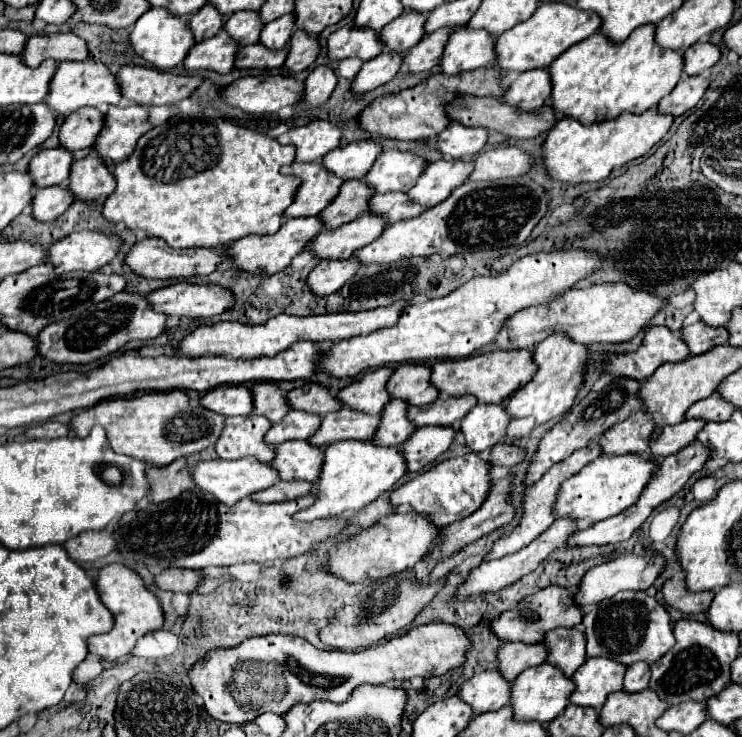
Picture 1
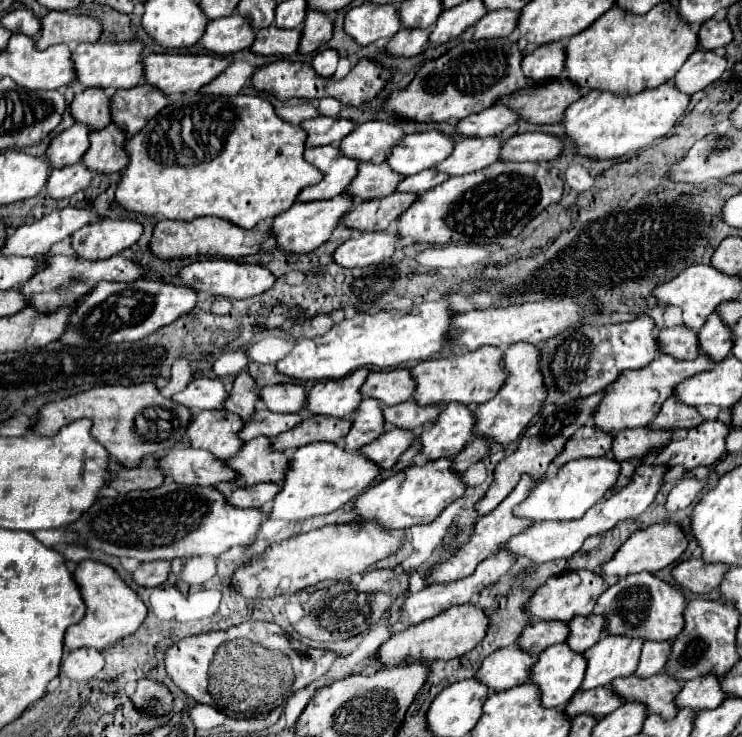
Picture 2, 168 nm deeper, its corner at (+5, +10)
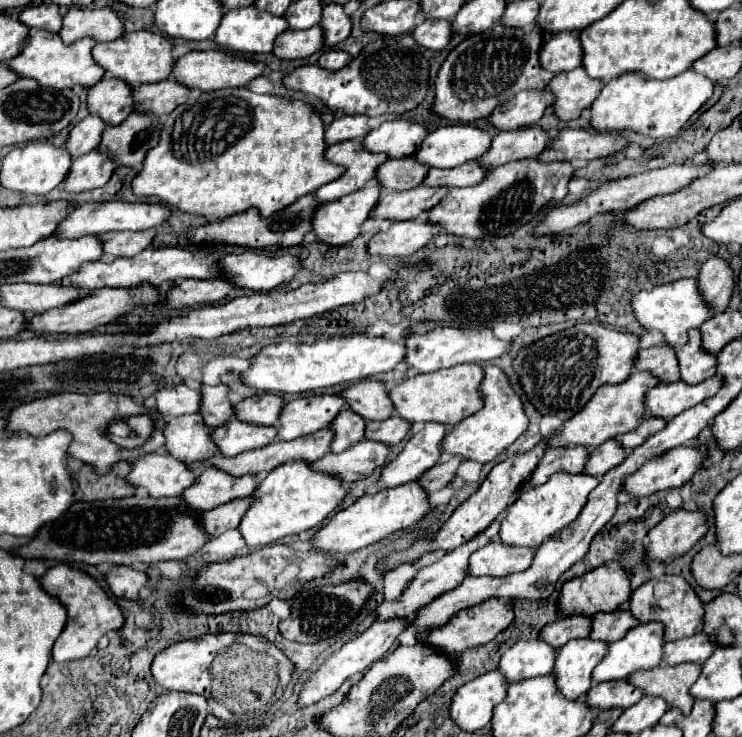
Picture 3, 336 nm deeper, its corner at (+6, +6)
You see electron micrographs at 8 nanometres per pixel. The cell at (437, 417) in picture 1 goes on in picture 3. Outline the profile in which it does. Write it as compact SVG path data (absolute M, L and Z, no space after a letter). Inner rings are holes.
M391 416L387 420L377 420L377 422L367 422L367 438L375 442L383 442L389 446L399 444L411 430L411 422Z

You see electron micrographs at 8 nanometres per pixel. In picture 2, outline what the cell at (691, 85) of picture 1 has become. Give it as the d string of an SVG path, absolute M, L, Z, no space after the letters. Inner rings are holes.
M696 50L674 76L674 84L686 94L694 94L706 88L708 84L720 80L724 70L726 70L724 54L712 50Z

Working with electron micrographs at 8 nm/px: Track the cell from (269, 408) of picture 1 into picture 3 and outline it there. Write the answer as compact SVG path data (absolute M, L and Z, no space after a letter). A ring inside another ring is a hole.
M227 384L201 386L201 390L203 390L201 416L205 418L207 426L217 428L235 418L233 404L229 402L229 386Z

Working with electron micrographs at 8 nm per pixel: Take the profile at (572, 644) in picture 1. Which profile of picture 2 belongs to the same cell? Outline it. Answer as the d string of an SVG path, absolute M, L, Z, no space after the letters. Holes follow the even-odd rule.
M592 614L592 616L576 616L570 622L570 636L568 646L576 652L586 652L592 648L604 634L604 618Z

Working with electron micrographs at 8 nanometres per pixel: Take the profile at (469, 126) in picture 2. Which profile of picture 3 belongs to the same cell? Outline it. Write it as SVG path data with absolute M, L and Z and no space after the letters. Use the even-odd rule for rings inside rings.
M525 90L497 106L487 120L497 130L505 132L519 130L535 124L543 116L543 112L551 106L551 102L553 98L545 90Z

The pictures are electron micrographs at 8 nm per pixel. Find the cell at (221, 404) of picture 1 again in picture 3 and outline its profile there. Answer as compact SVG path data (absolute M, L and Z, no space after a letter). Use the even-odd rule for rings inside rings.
M179 384L175 388L163 388L155 394L157 410L165 416L195 414L201 406L201 390Z

